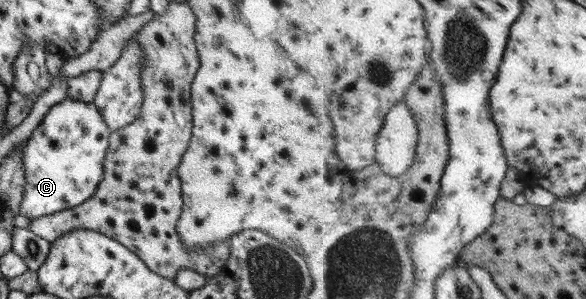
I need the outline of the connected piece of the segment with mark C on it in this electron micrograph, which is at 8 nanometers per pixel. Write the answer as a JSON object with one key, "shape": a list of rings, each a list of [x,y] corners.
{"shape":[[[65,97],[48,108],[40,124],[19,148],[26,183],[18,214],[37,219],[72,208],[90,198],[102,178],[102,164],[111,134],[93,103]]]}

